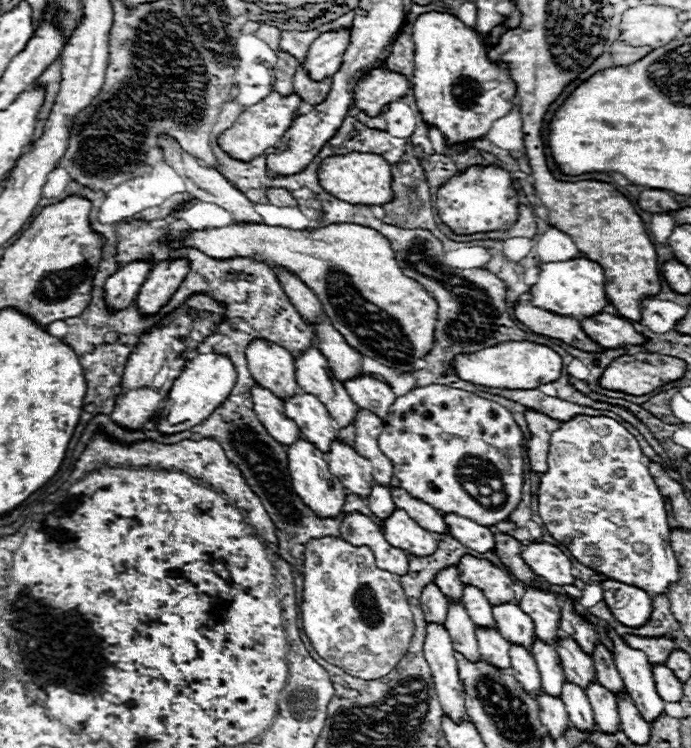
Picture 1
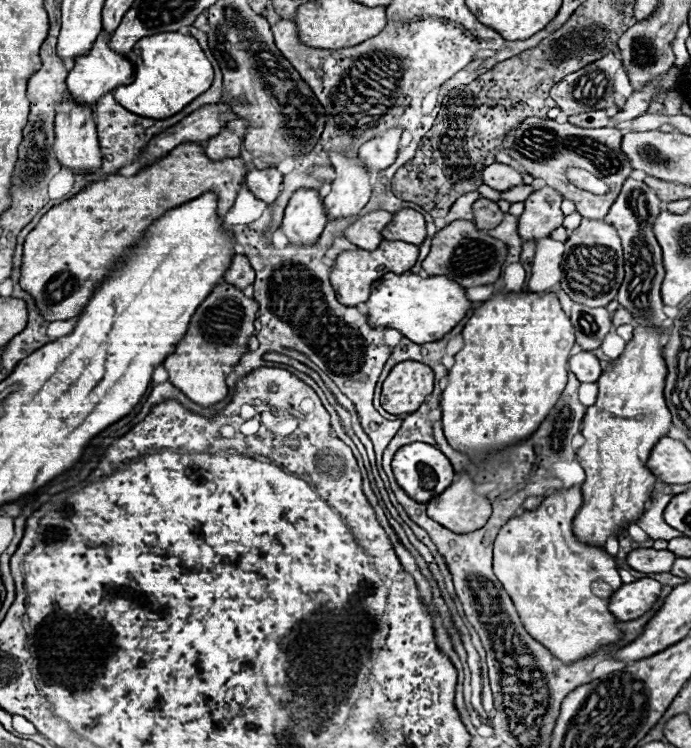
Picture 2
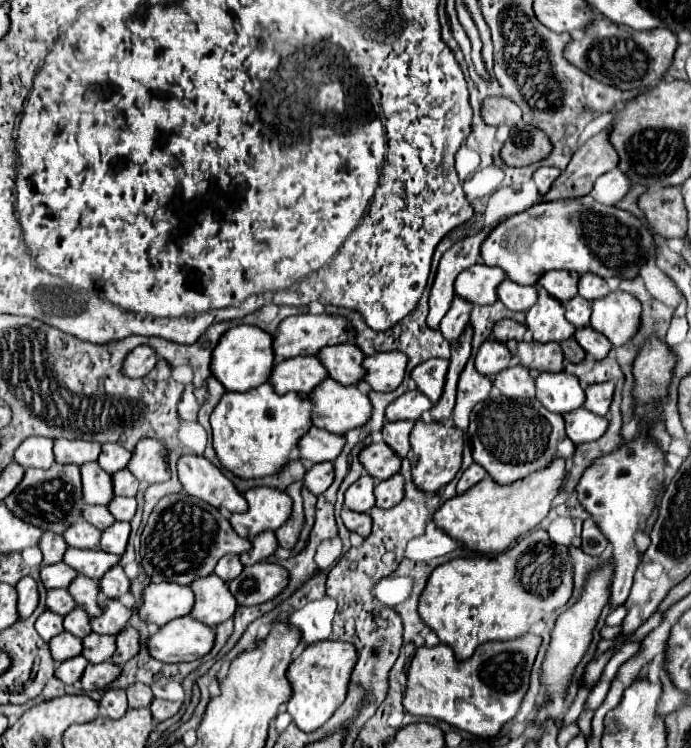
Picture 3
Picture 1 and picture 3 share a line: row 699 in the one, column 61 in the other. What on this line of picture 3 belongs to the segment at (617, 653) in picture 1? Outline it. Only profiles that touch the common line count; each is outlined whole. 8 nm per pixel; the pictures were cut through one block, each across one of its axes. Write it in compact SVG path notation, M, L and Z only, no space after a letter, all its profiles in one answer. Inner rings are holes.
M62 632L50 640L50 652L56 662L64 662L82 652L82 640L74 638L70 632Z

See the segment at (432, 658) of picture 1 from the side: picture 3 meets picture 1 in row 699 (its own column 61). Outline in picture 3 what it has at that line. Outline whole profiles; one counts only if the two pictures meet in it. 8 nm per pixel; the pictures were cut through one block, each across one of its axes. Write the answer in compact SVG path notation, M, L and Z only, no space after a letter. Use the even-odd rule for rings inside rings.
M54 440L54 456L58 464L84 464L94 462L100 456L100 444L98 442L86 442L86 440Z

